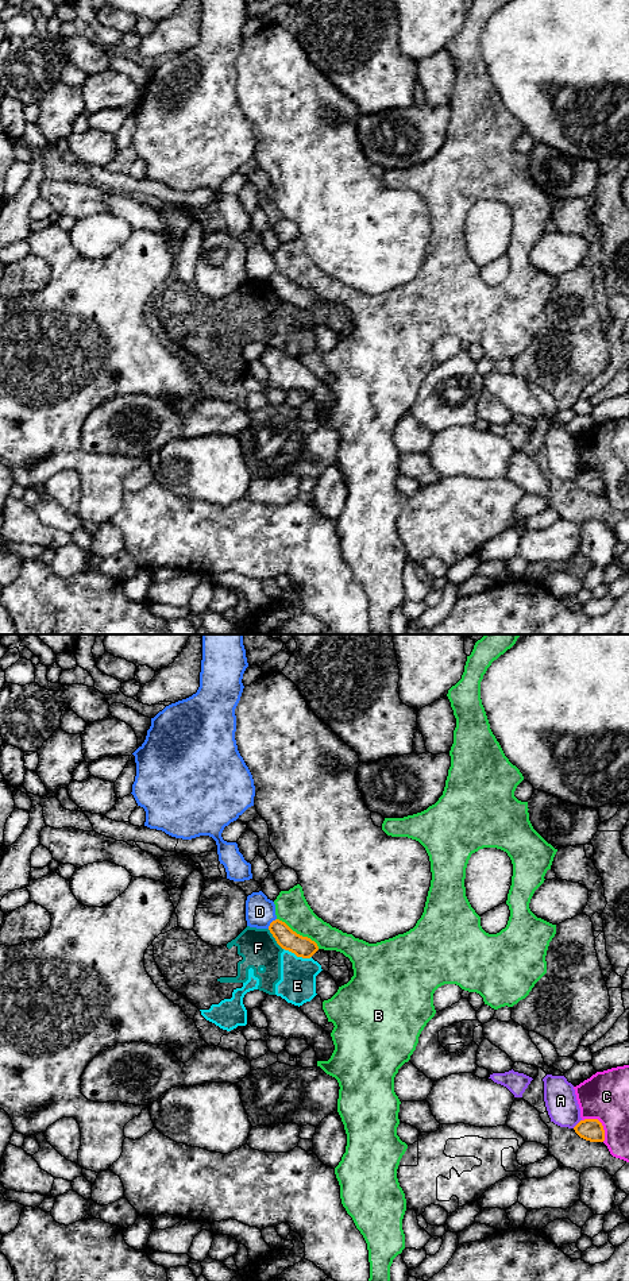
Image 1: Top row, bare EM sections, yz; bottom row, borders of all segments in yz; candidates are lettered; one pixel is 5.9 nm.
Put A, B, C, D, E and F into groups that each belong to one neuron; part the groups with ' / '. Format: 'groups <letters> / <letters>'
groups A / B / C / D / E F

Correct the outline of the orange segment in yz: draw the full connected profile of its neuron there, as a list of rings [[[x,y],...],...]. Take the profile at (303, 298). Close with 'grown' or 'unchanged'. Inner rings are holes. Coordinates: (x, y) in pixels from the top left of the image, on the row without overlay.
[[[279,271],[273,273],[269,282],[282,301],[294,305],[297,309],[310,310],[319,302],[314,293],[297,286]]]; unchanged

